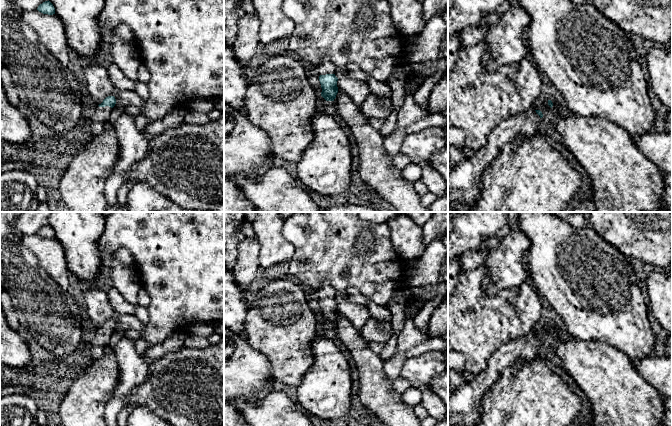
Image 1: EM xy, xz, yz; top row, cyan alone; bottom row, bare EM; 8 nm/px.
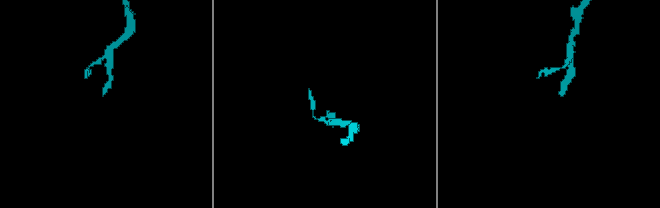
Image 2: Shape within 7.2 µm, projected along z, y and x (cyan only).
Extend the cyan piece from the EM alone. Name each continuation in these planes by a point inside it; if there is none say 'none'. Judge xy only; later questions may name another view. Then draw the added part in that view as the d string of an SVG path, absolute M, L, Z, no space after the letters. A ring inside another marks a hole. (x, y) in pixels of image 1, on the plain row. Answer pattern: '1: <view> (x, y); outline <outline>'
1: xy (100, 340); outline M96 330L93 334L91 334L91 358L93 360L101 358L104 353L104 350L109 347L111 331L99 331Z

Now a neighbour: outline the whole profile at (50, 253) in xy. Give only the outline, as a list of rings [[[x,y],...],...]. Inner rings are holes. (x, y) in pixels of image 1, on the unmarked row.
[[[38,234],[23,235],[23,244],[38,258],[40,266],[64,290],[69,288],[69,270],[64,248],[56,239],[48,239]]]

